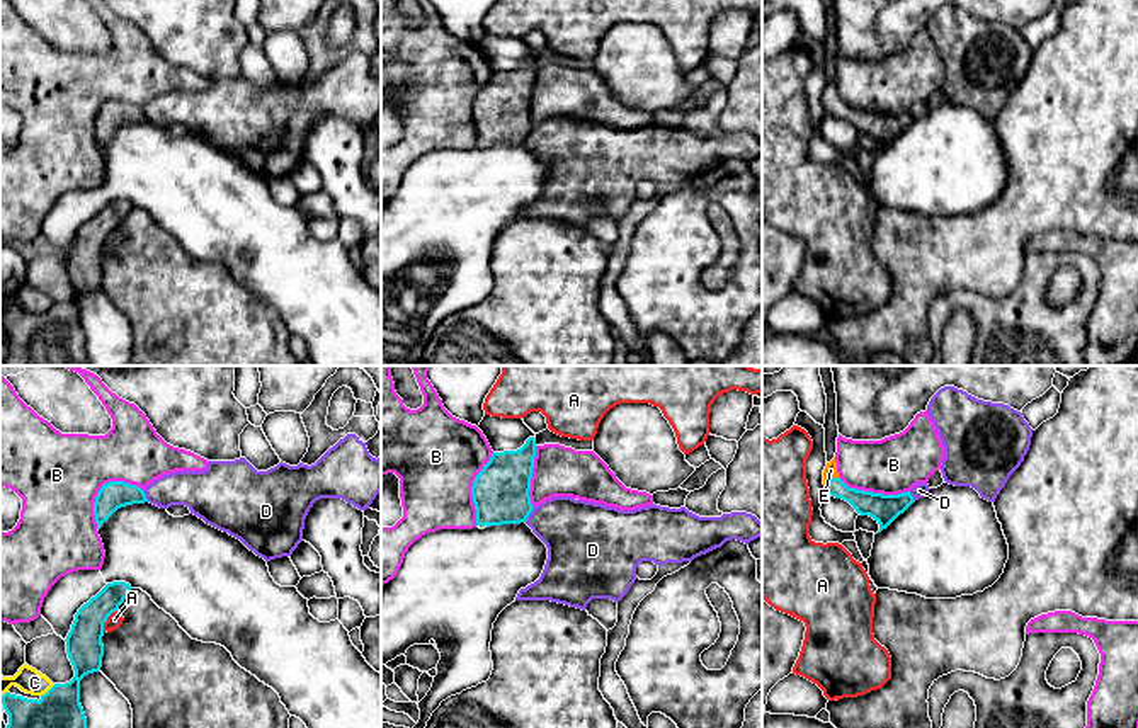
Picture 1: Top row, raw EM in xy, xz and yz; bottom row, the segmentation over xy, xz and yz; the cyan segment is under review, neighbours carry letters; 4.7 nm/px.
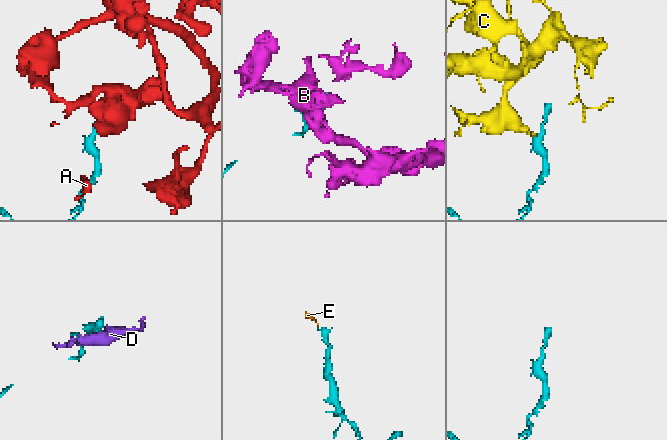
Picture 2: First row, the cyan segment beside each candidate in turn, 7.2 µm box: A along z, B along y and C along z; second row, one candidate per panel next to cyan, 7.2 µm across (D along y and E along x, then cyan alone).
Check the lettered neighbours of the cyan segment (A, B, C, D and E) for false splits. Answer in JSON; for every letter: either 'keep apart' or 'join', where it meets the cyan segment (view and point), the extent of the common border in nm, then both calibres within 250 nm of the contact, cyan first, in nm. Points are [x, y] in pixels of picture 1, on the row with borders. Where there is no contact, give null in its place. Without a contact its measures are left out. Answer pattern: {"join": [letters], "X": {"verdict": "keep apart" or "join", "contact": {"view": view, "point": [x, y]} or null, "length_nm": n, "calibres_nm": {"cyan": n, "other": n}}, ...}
{"join": ["E"], "A": {"verdict": "keep apart", "contact": {"view": "xy", "point": [106, 619]}, "length_nm": 120, "calibres_nm": {"cyan": 180, "other": 70}}, "B": {"verdict": "keep apart", "contact": {"view": "xy", "point": [101, 489]}, "length_nm": 300, "calibres_nm": {"cyan": 140, "other": 400}}, "C": {"verdict": "keep apart", "contact": {"view": "xy", "point": [50, 689]}, "length_nm": 90, "calibres_nm": {"cyan": 190, "other": 120}}, "D": {"verdict": "keep apart", "contact": {"view": "xz", "point": [529, 512]}, "length_nm": 90, "calibres_nm": {"cyan": 280, "other": 320}}, "E": {"verdict": "join", "contact": {"view": "yz", "point": [830, 478]}, "length_nm": 80, "calibres_nm": {"cyan": 120, "other": 60}}}

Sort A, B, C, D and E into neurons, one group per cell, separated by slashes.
A / B / C / D / E

